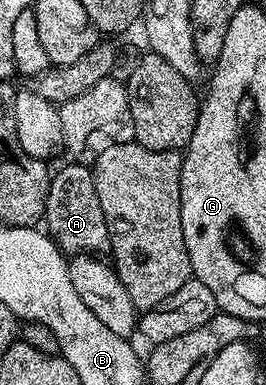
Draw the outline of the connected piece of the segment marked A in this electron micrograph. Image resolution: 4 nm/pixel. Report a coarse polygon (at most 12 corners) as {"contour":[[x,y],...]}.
{"contour":[[93,171],[51,175],[45,229],[65,255],[109,243]]}

